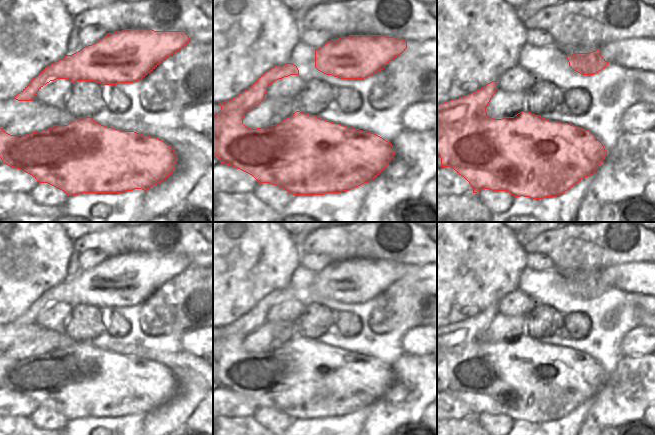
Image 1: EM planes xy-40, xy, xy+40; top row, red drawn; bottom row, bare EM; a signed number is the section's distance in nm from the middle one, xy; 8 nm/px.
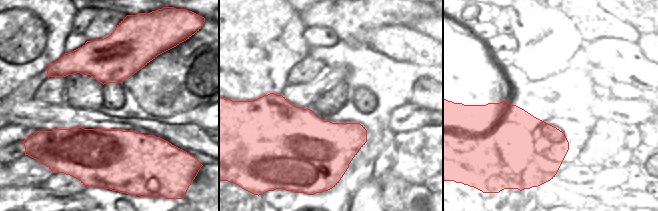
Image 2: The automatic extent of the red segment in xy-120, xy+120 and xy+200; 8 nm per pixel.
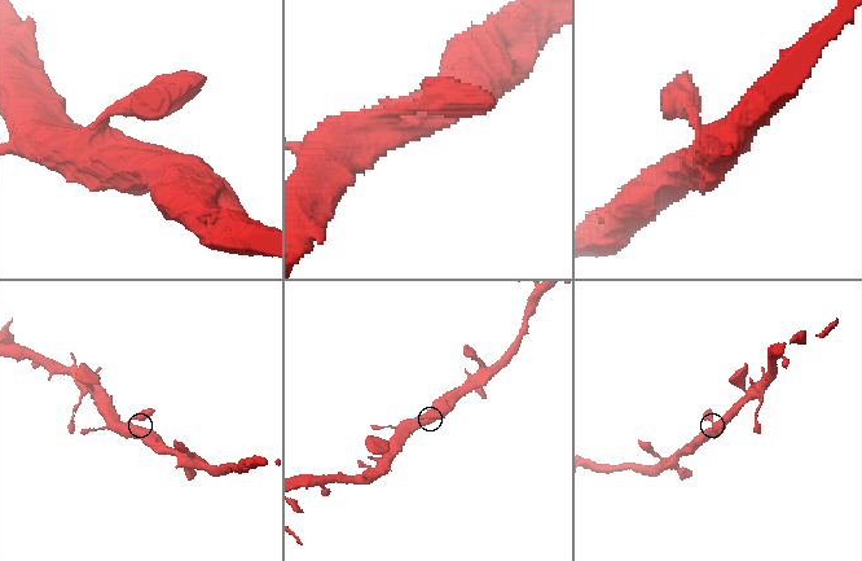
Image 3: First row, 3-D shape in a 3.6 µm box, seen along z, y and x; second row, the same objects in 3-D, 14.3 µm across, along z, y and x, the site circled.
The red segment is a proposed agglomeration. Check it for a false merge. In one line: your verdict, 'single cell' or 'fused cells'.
single cell

